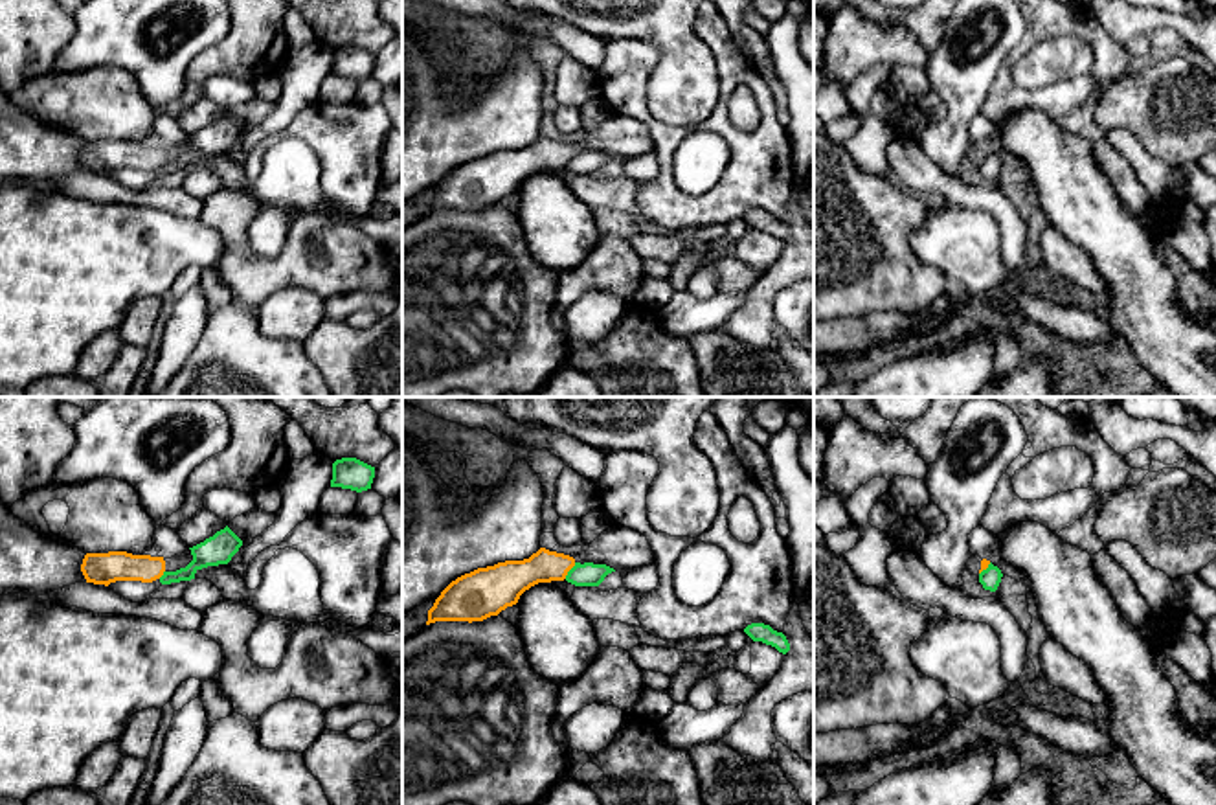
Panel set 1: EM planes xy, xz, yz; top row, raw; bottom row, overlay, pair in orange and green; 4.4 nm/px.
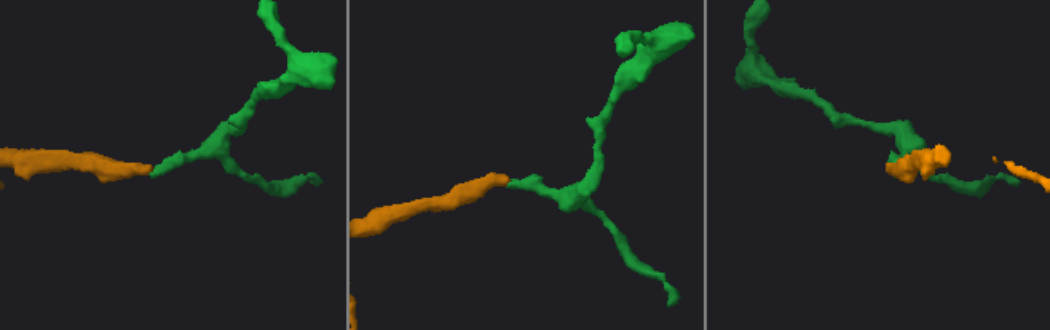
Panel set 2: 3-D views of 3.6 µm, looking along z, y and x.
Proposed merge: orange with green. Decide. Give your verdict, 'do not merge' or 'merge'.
do not merge

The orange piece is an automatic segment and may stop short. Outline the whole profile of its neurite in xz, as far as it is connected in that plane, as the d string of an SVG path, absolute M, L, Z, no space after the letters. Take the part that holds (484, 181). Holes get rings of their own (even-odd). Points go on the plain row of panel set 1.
M540 136L529 147L478 156L452 169L433 195L428 210L483 210L518 191L538 171L564 169L575 147Z

